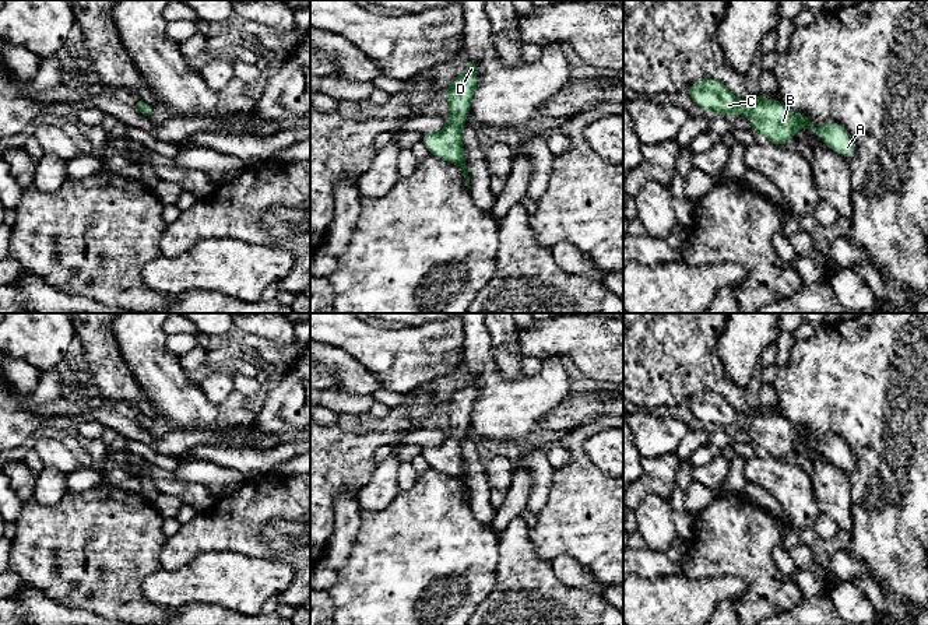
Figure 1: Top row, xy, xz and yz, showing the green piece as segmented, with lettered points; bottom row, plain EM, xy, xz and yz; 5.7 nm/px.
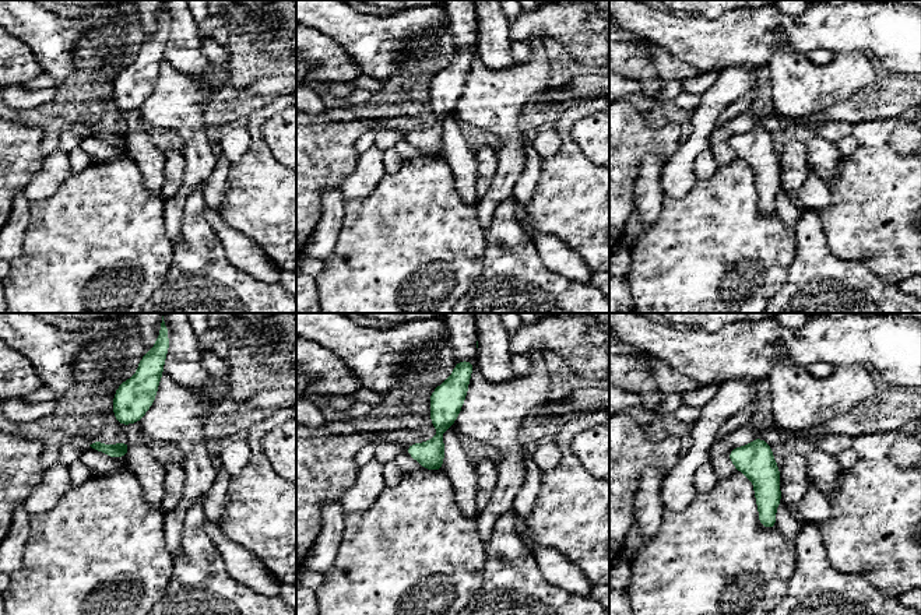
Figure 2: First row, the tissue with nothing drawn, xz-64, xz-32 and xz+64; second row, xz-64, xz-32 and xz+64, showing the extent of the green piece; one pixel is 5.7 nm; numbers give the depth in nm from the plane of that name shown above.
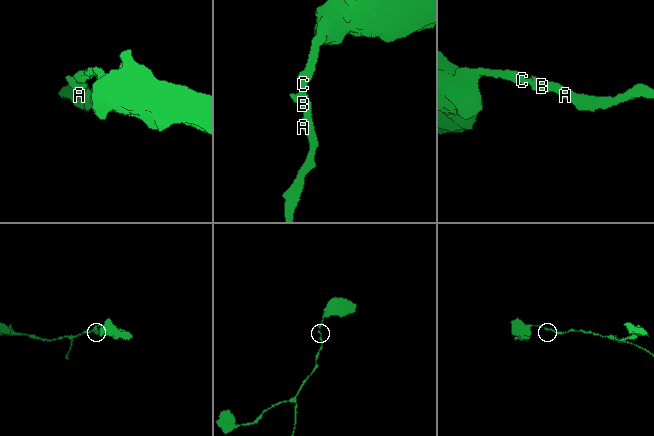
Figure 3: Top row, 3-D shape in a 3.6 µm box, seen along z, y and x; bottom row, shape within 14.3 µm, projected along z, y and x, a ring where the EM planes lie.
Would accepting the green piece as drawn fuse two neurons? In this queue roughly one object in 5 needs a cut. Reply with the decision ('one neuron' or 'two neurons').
one neuron

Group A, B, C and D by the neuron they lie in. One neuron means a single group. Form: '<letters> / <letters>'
A B C D

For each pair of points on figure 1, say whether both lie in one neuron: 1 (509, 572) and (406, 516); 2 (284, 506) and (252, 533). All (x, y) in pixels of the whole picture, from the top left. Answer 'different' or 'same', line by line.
1: different
2: same

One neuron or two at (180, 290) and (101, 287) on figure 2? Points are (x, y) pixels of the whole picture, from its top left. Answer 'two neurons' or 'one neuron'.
two neurons

